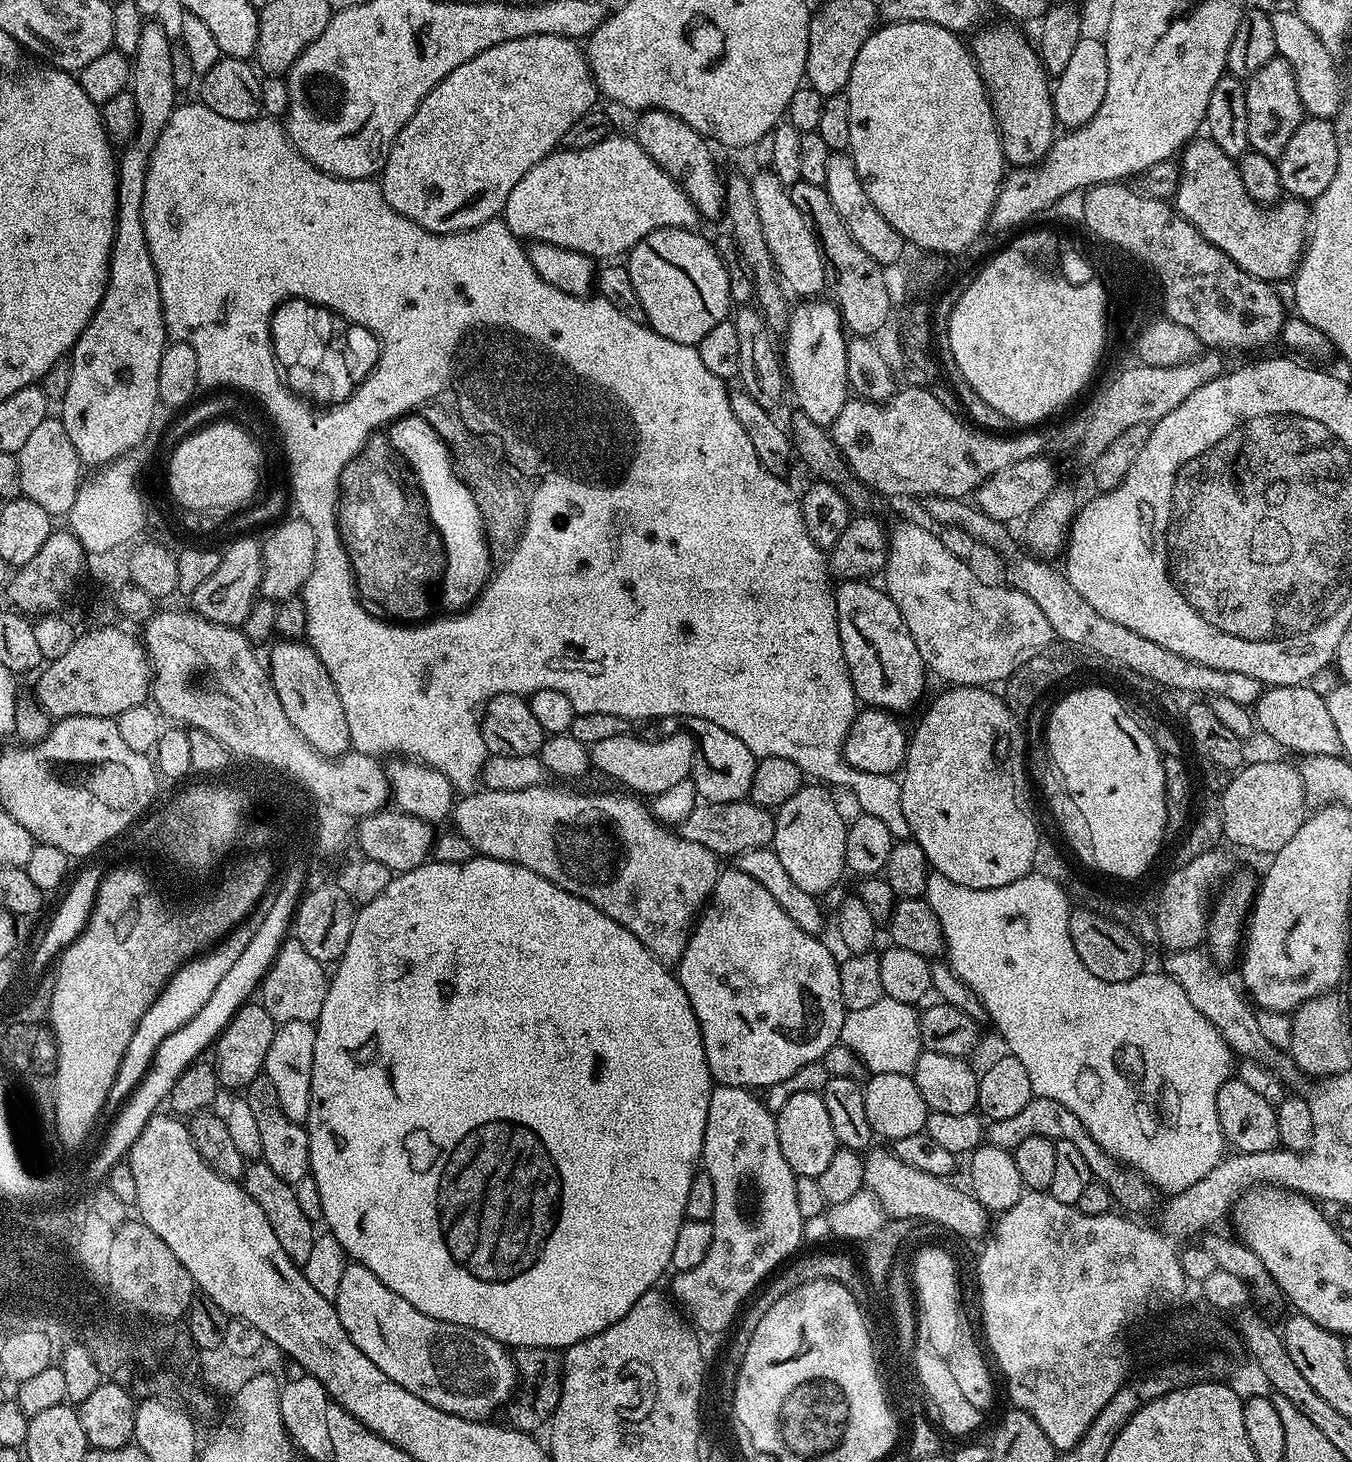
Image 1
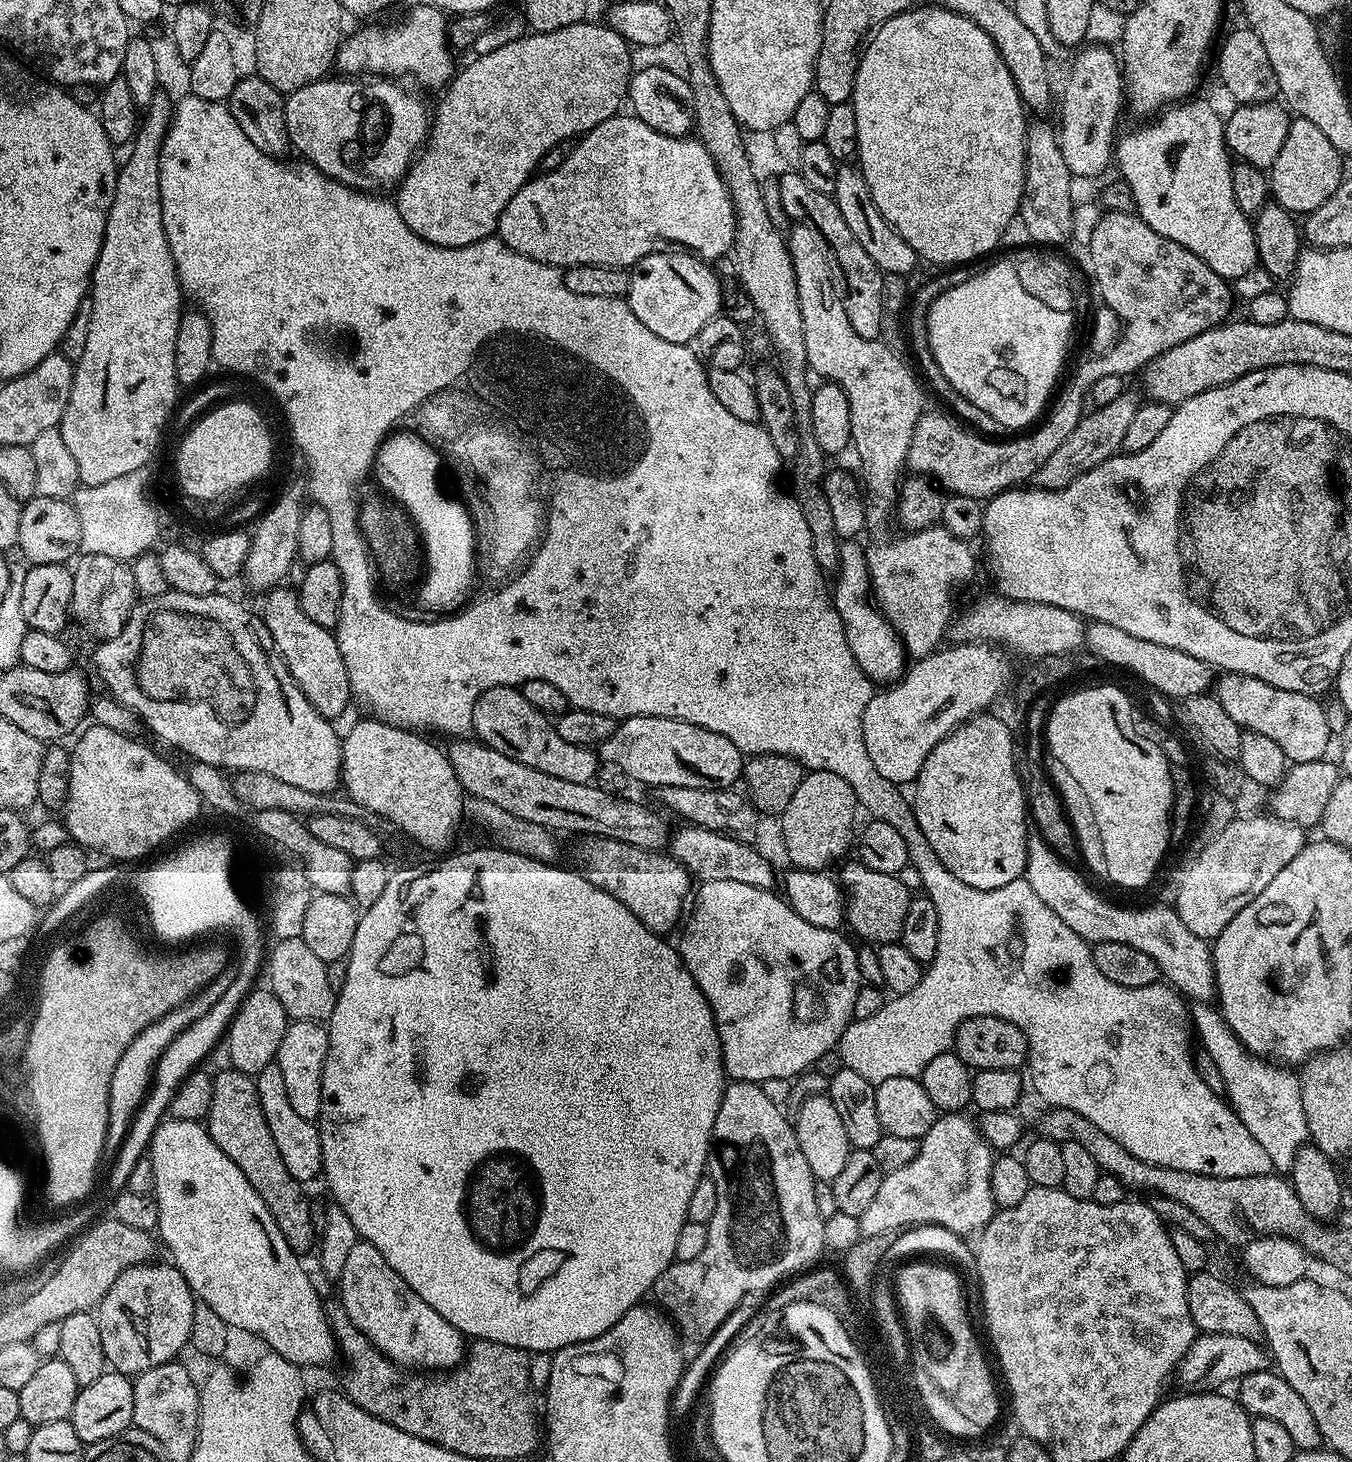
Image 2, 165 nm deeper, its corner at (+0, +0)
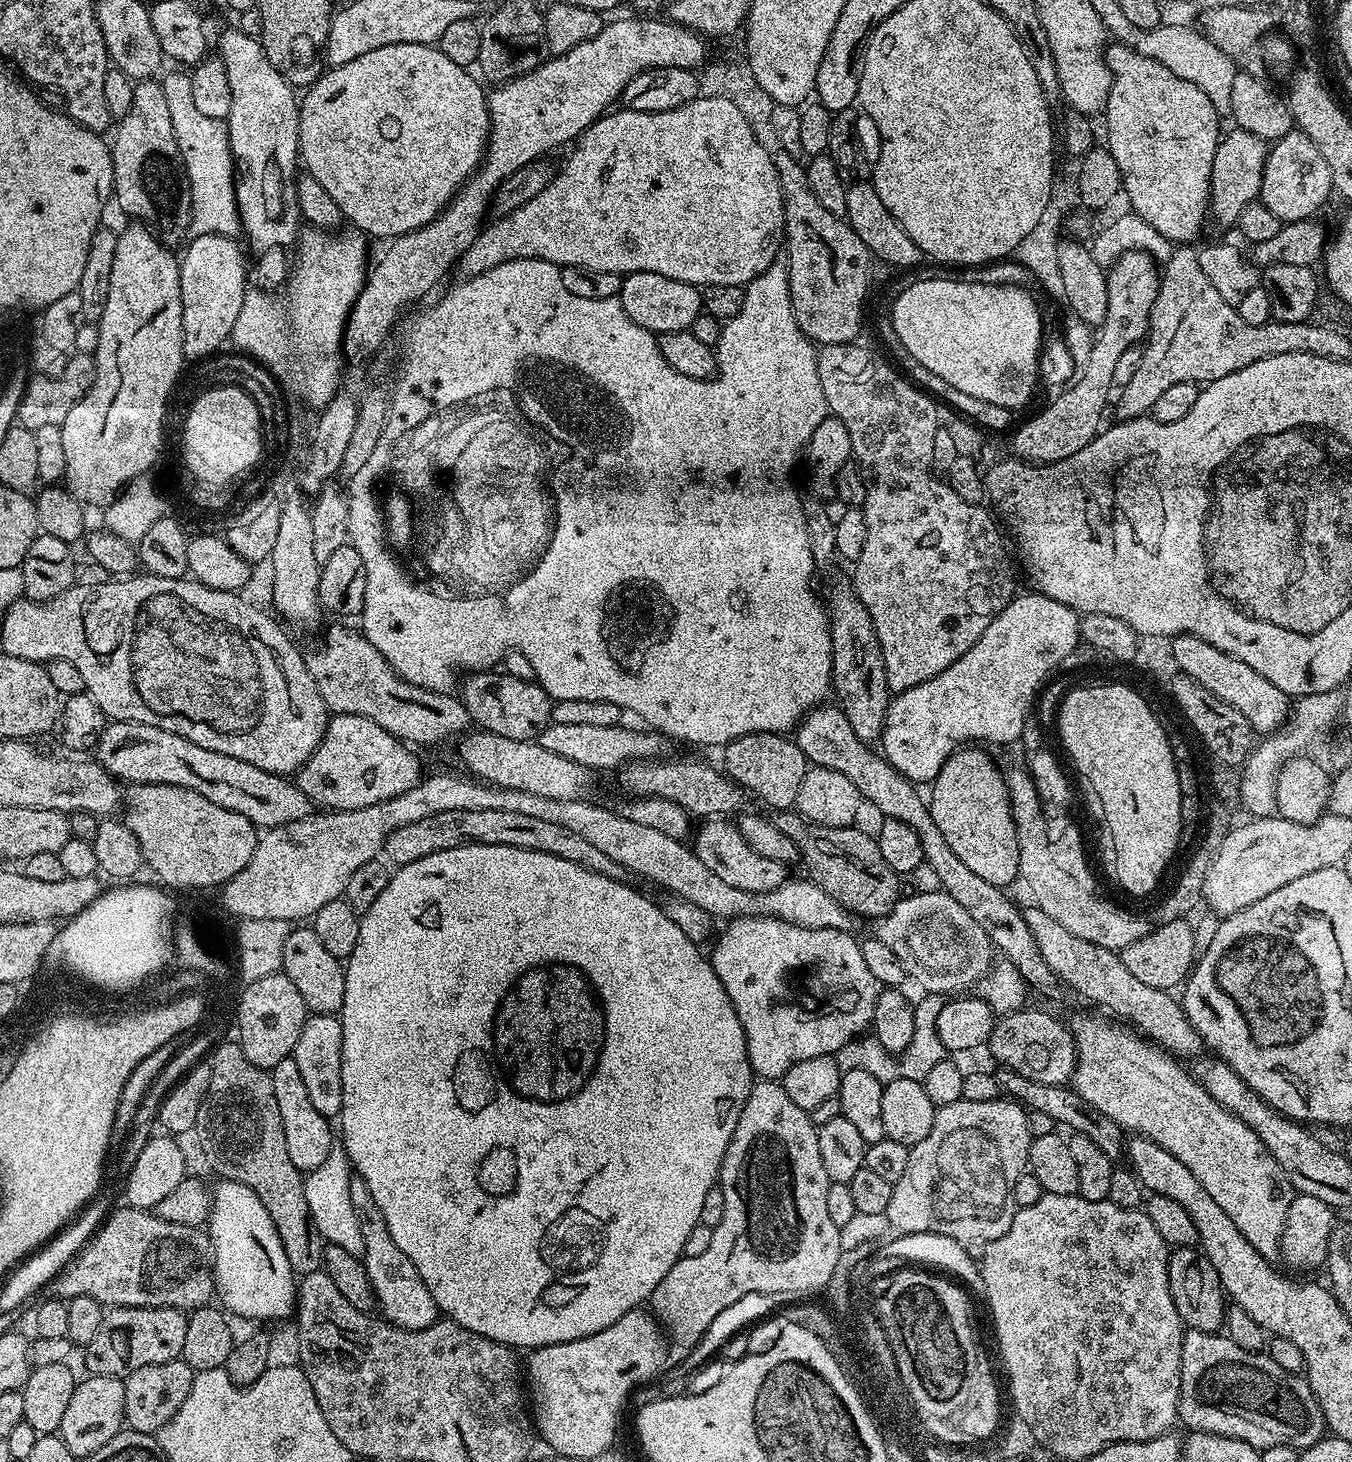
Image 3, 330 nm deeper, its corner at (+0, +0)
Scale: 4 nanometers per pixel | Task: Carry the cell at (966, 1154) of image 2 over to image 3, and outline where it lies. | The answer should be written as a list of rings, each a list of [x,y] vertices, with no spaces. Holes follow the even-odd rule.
[[[1011,1098],[990,1102],[959,1100],[950,1106],[937,1108],[934,1126],[922,1142],[908,1149],[906,1174],[893,1184],[888,1207],[888,1221],[897,1233],[933,1232],[976,1250],[994,1242],[1010,1228],[1013,1209],[1009,1207],[1014,1182],[1027,1169],[1028,1147],[1032,1144],[1033,1129],[1028,1129],[1028,1116],[1023,1104]]]

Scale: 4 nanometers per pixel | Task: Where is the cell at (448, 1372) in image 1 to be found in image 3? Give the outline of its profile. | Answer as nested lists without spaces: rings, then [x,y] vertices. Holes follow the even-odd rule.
[[[353,1175],[350,1182],[350,1203],[354,1205],[354,1214],[358,1214],[358,1227],[362,1229],[364,1239],[362,1259],[379,1311],[384,1311],[381,1312],[383,1319],[406,1330],[429,1328],[438,1319],[434,1298],[430,1298],[430,1290],[426,1290],[426,1282],[422,1282],[414,1262],[410,1262],[410,1258],[398,1250],[394,1238],[390,1238],[390,1230],[386,1230],[386,1218],[382,1218],[382,1210],[378,1210],[378,1202],[374,1202],[374,1194],[370,1194],[361,1176]]]

